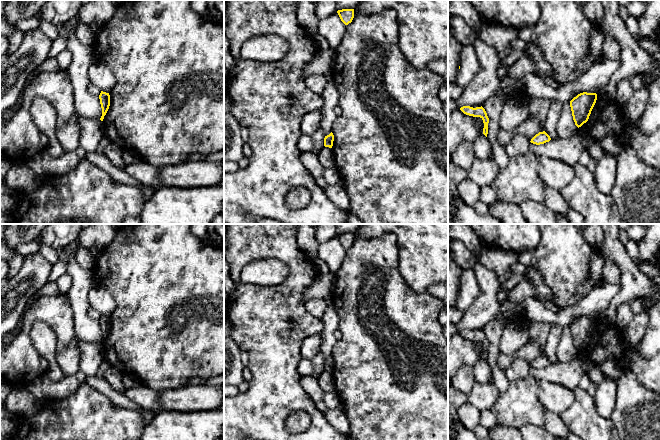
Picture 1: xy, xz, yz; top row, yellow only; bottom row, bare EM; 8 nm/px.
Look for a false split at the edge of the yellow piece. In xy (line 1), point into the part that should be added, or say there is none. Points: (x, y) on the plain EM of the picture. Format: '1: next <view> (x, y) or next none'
1: next none

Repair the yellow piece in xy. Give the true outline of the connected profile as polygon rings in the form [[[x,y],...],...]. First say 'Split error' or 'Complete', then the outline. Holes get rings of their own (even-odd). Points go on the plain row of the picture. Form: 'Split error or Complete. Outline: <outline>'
Complete. Outline: [[[101,315],[101,317],[99,319],[99,323],[100,323],[100,328],[101,328],[101,332],[102,332],[102,340],[101,340],[100,344],[103,345],[104,340],[106,339],[106,337],[109,333],[109,330],[110,330],[110,319],[109,319],[109,317]]]

